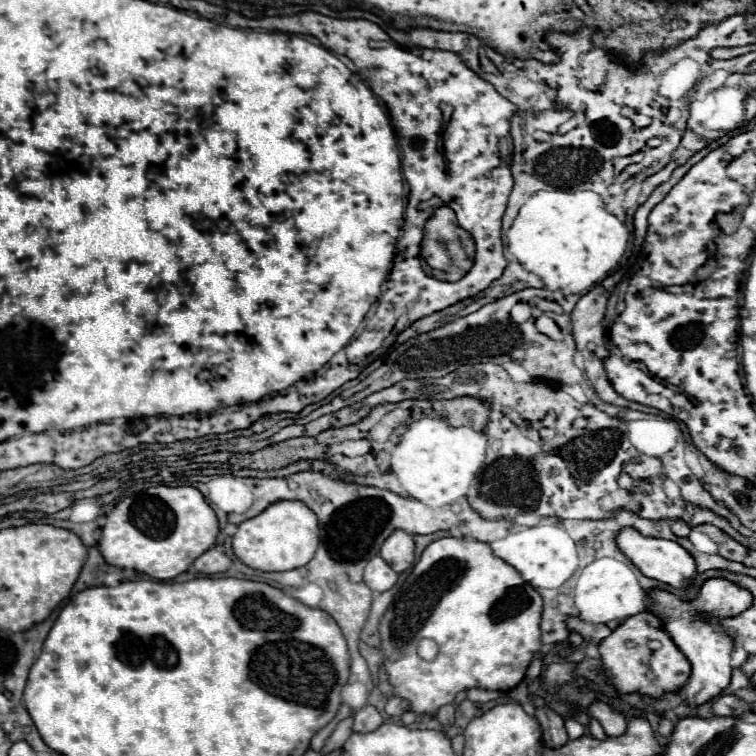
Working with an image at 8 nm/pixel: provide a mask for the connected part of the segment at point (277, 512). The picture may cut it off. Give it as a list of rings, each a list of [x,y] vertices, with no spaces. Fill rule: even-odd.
[[[299,499],[275,501],[265,511],[239,525],[233,535],[235,555],[249,567],[259,571],[289,571],[307,565],[319,545],[317,515]]]

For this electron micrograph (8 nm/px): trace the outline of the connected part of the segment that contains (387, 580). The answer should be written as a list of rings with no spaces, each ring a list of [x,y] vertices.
[[[377,555],[365,567],[365,583],[373,591],[383,593],[383,591],[391,589],[397,583],[397,573]]]

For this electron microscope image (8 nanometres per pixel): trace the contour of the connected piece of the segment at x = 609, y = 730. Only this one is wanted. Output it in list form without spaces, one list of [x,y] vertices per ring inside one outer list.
[[[593,701],[589,705],[589,715],[595,717],[603,725],[607,735],[611,735],[611,737],[623,735],[623,731],[625,731],[625,717],[623,717],[621,711],[613,709],[611,705],[601,703],[601,701]]]

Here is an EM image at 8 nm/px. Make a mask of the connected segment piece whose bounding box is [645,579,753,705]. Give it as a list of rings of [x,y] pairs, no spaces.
[[[707,579],[701,585],[699,595],[691,601],[677,599],[677,595],[663,591],[663,589],[649,589],[645,595],[651,605],[651,611],[659,619],[663,619],[665,631],[671,635],[675,645],[681,649],[681,653],[691,663],[691,677],[683,687],[687,703],[701,705],[701,703],[717,697],[731,681],[731,653],[733,653],[735,641],[727,631],[719,629],[711,621],[737,617],[739,613],[749,609],[753,605],[751,591],[737,583],[731,583],[727,579]]]

